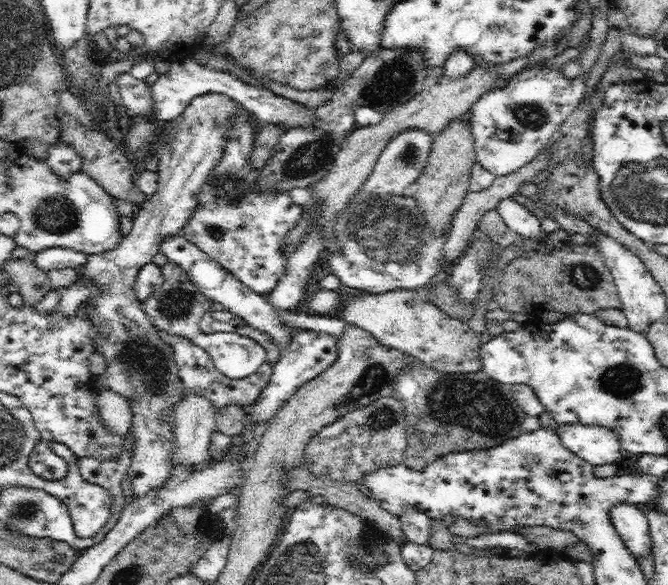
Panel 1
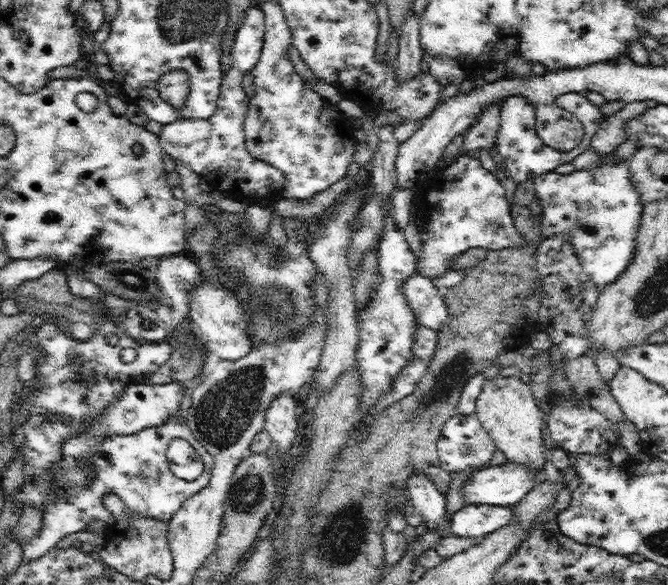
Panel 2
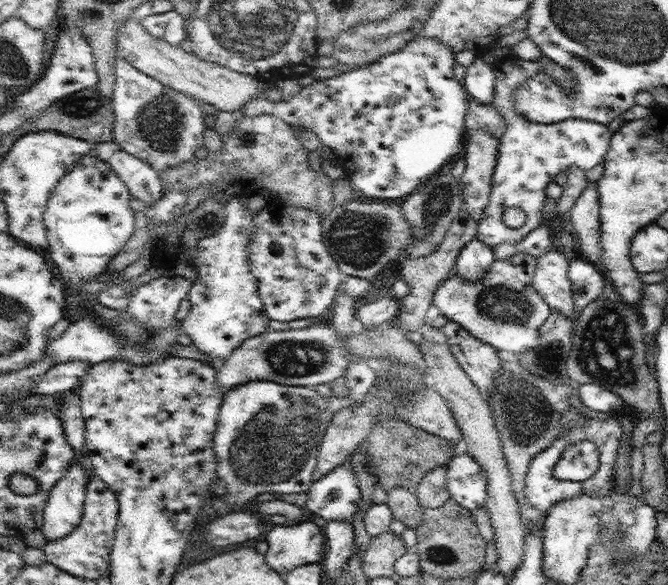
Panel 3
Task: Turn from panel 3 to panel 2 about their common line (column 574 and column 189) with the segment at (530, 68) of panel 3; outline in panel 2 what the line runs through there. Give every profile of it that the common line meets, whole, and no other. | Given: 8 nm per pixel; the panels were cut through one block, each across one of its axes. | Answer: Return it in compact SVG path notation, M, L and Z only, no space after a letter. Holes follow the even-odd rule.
M250 6L245 12L245 17L235 34L234 43L231 49L232 66L225 72L225 76L220 88L220 97L218 100L218 109L215 114L206 120L201 119L180 119L171 124L164 125L159 135L159 142L163 151L168 153L174 160L180 160L188 164L190 168L200 178L204 178L210 184L213 192L220 191L228 199L240 201L246 205L252 206L260 204L261 206L272 206L275 199L278 198L281 188L284 184L284 173L271 164L264 161L258 161L249 152L245 144L244 118L246 118L250 99L242 87L244 76L252 71L252 67L258 63L259 56L264 44L264 26L265 14L259 6Z

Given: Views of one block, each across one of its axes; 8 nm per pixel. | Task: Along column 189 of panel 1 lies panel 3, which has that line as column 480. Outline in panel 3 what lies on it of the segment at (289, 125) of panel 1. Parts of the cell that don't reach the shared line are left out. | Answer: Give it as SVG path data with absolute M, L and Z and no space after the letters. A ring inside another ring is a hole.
M476 56L474 63L465 67L462 84L466 93L480 105L494 105L495 73L493 65L486 63L482 56Z

